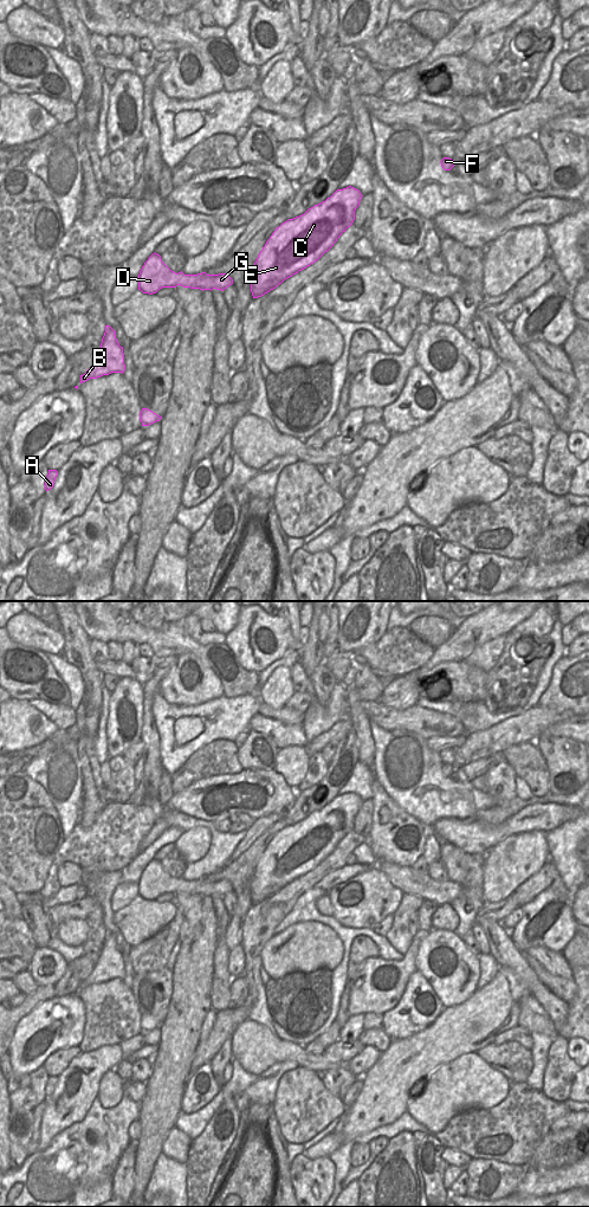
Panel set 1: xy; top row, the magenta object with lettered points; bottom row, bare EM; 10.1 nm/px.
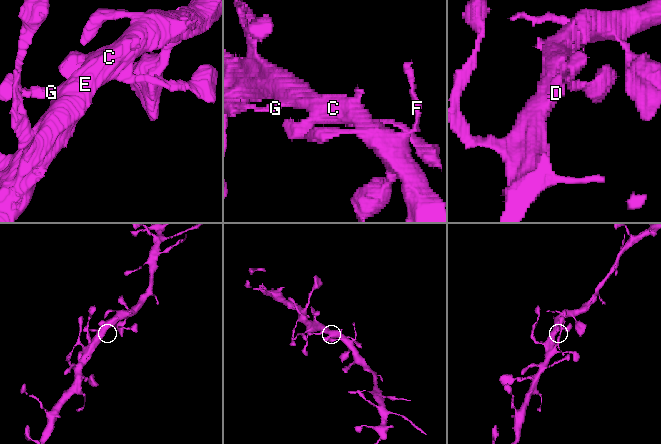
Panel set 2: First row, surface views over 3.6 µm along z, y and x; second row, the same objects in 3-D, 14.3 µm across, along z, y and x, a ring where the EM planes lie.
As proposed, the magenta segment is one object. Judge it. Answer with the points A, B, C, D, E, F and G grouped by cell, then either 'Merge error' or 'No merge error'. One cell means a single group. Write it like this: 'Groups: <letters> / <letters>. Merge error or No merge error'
Groups: A B C D E F G. No merge error

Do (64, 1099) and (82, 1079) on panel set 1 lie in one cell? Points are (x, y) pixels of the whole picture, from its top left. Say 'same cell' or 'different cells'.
same cell

